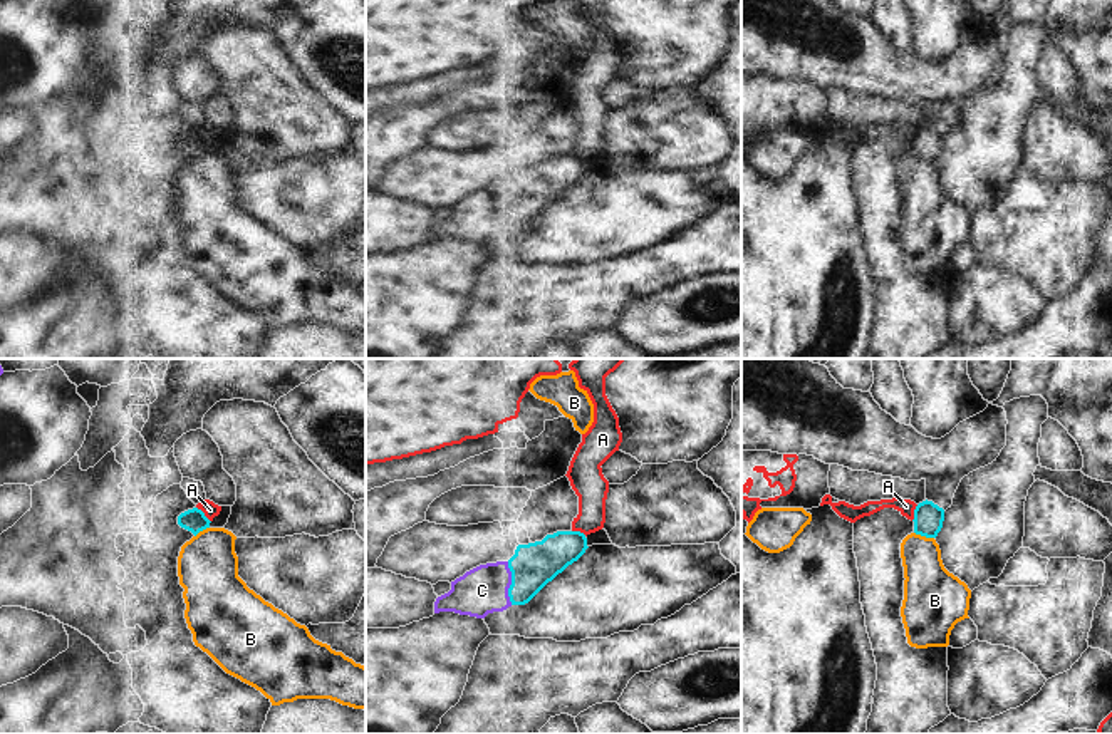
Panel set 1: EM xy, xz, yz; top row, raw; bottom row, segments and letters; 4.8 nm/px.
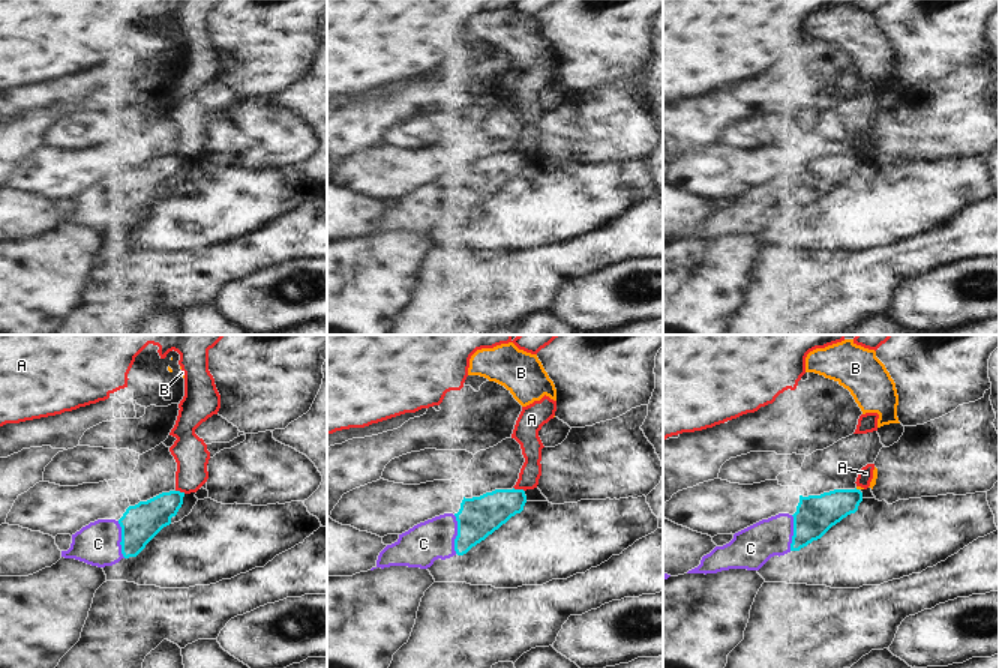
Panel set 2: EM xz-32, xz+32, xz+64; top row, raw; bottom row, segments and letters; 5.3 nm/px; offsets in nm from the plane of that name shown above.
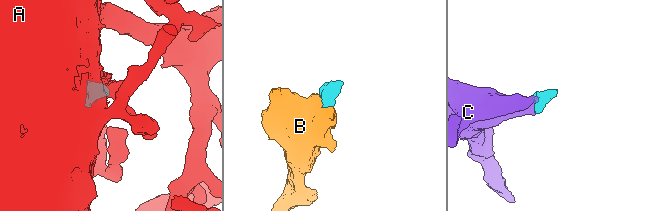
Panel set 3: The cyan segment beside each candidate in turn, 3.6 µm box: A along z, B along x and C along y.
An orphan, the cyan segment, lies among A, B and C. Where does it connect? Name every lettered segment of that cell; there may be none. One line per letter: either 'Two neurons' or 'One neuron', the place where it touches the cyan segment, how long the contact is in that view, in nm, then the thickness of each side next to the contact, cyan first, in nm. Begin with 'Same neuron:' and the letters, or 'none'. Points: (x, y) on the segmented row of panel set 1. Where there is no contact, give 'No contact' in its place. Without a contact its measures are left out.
Same neuron: C
A: Two neurons. Touches cyan at xy (203, 515). Shared border 100 nm. Thickness 110 nm (cyan) against 70 nm
B: Two neurons. Touches cyan at yz (924, 535). Shared border 100 nm. Thickness 140 nm (cyan) against 240 nm
C: One neuron. Touches cyan at xz (512, 584). Shared border 200 nm. Thickness 220 nm (cyan) against 220 nm

